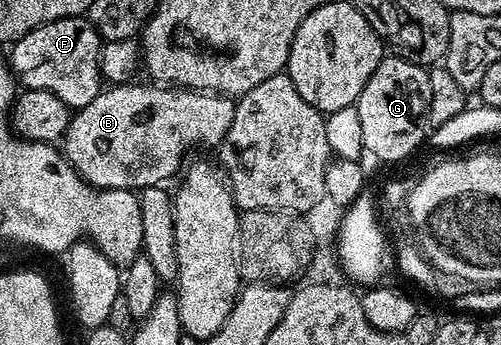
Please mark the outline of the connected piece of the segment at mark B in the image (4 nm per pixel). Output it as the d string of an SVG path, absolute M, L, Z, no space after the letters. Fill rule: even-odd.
M139 82L120 83L100 90L93 101L89 101L89 105L78 108L72 114L71 124L62 137L63 154L75 172L94 187L101 187L105 191L135 191L166 184L166 179L184 166L190 147L218 148L229 133L229 125L233 125L234 98L220 95L218 91L192 91L189 87Z

